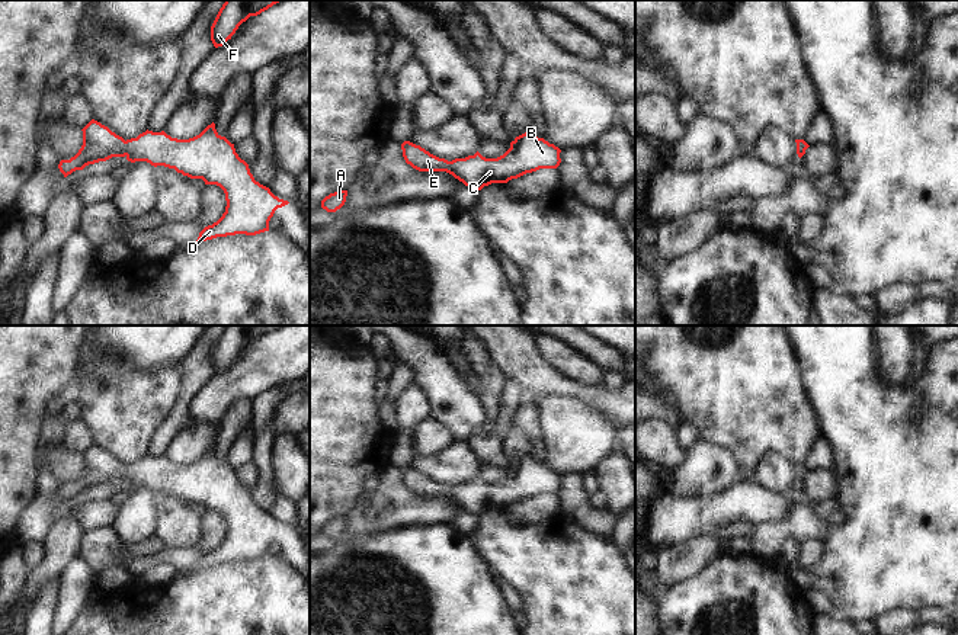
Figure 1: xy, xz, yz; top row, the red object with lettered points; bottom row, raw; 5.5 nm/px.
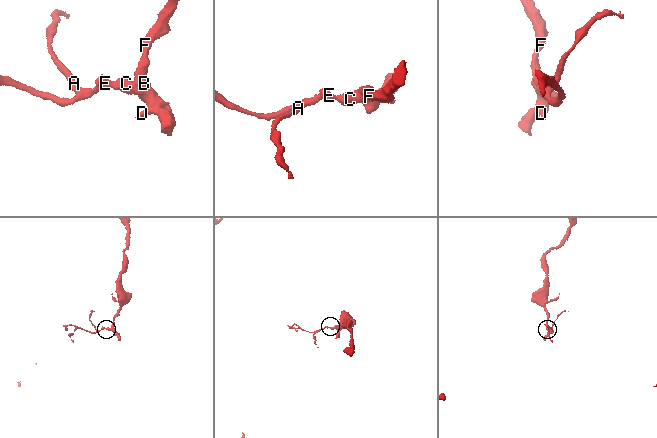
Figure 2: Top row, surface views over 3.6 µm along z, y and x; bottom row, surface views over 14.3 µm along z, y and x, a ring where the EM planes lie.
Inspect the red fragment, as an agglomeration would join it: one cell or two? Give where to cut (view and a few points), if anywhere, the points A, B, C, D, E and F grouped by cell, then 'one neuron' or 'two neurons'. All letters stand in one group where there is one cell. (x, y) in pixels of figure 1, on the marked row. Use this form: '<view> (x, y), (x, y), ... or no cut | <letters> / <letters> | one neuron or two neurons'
no cut | A B C D E F | one neuron

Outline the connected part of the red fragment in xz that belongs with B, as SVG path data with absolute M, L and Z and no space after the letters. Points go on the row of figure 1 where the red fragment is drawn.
M525 132L510 142L510 148L497 158L486 158L478 151L465 158L448 161L410 141L401 144L407 164L419 171L446 171L472 190L491 183L507 183L539 169L557 169L561 150L544 138Z

